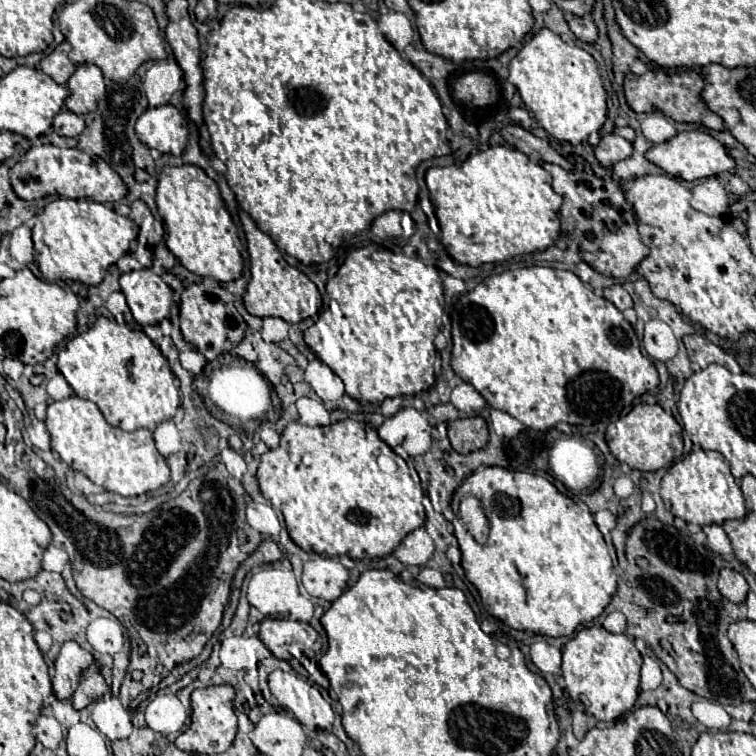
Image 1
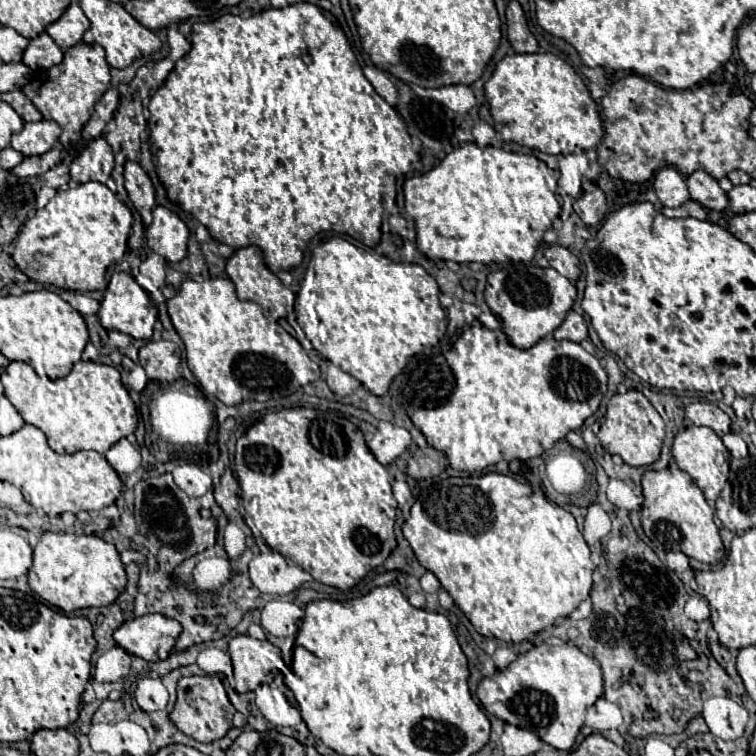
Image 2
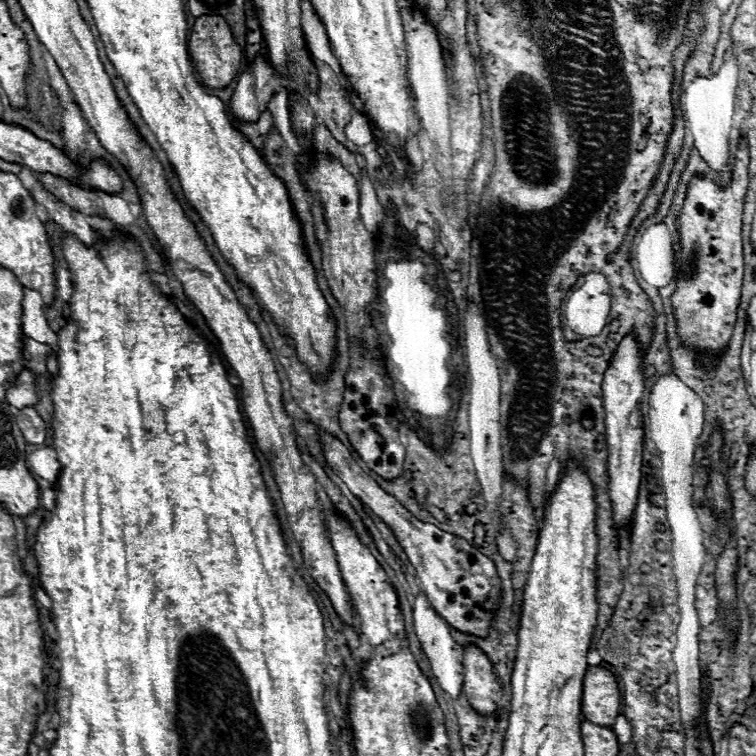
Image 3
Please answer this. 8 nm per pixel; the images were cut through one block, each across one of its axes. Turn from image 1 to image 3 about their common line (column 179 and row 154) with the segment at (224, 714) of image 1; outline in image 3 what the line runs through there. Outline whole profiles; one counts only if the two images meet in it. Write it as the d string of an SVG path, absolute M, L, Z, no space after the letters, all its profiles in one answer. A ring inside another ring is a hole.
M746 142L740 144L736 152L736 164L730 184L722 190L710 178L692 178L688 186L688 194L684 200L682 214L678 218L678 236L680 236L680 252L676 254L676 284L678 290L672 296L672 306L676 308L678 318L678 334L680 338L702 350L710 350L712 354L722 352L728 344L734 324L736 312L740 304L742 292L742 276L744 276L744 260L742 260L742 210L744 210L744 196L748 188L748 146Z

